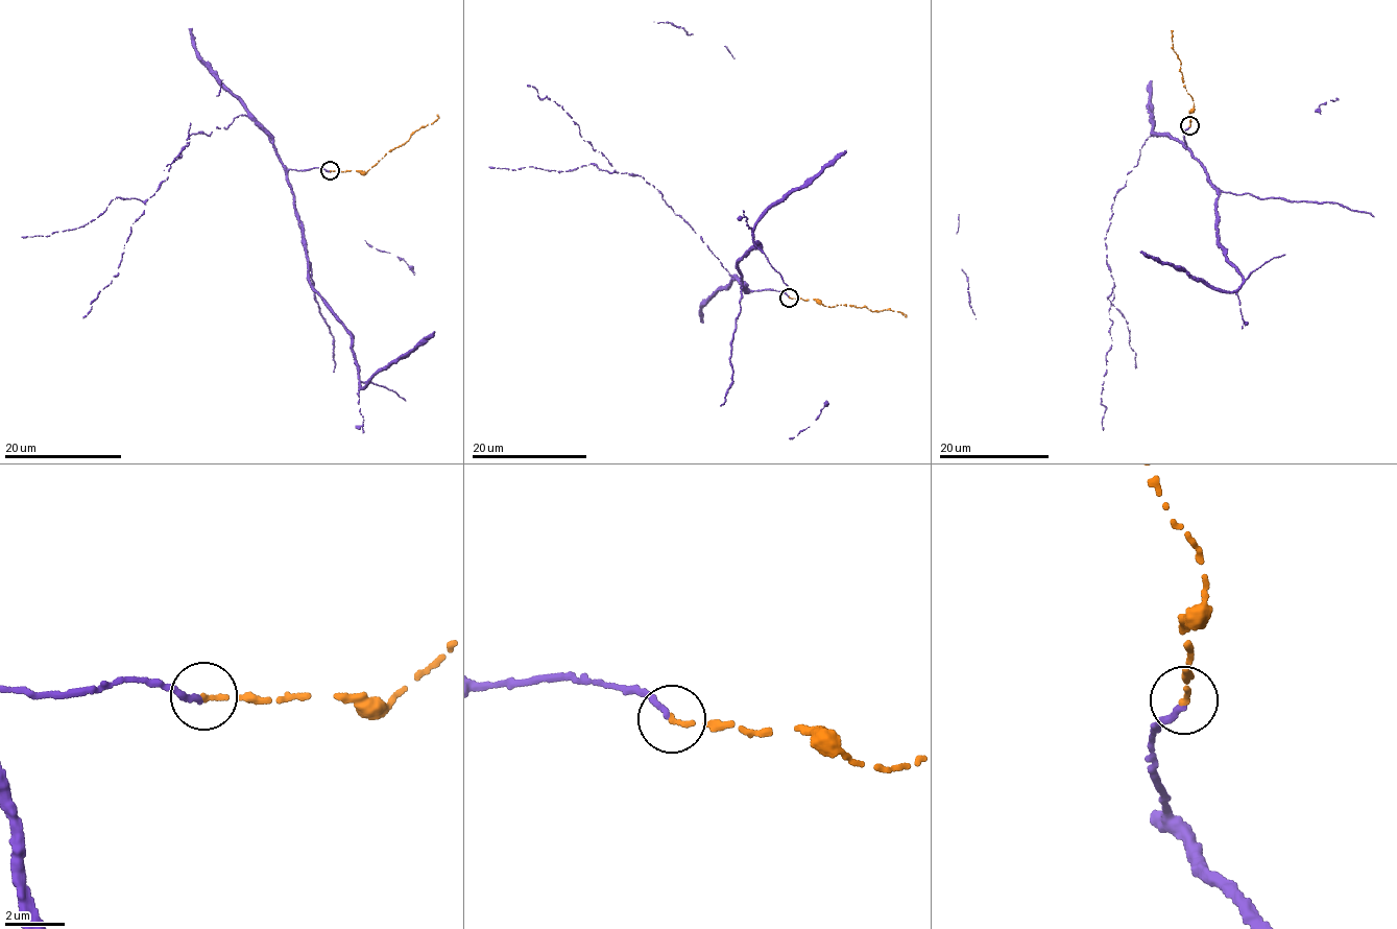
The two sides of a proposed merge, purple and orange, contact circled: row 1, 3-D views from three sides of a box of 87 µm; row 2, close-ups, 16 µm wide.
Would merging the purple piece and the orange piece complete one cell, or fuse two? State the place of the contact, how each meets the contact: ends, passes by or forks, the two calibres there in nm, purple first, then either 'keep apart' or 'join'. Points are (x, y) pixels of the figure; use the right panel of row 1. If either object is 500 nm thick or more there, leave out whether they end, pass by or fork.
(1189, 125) | purple ends | orange ends | 240/180 nm | join

